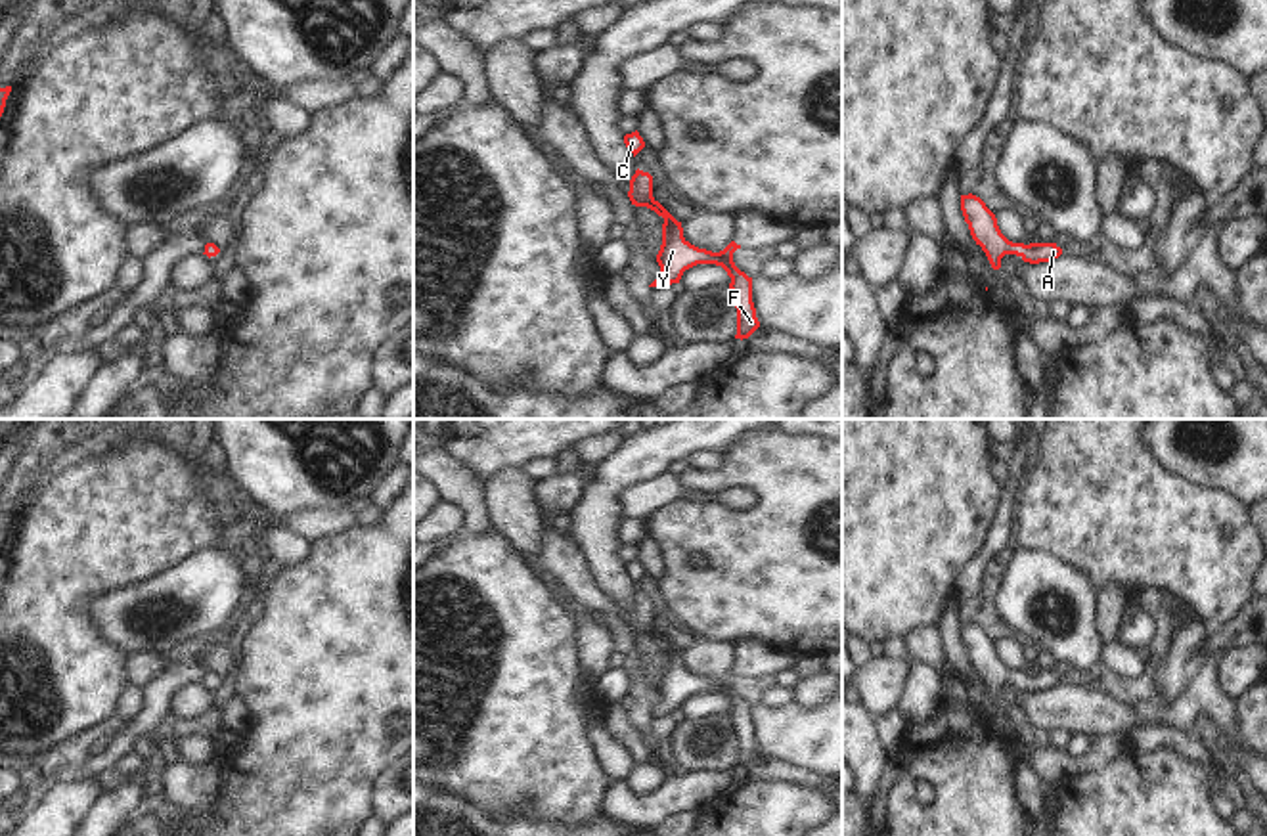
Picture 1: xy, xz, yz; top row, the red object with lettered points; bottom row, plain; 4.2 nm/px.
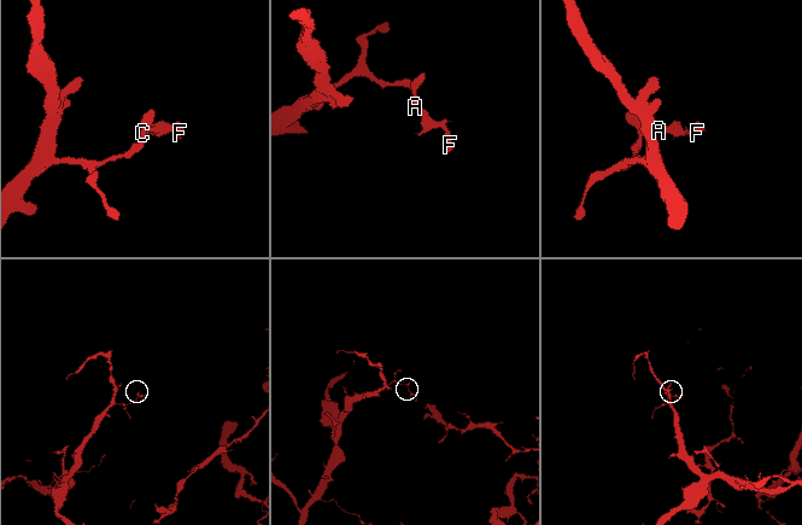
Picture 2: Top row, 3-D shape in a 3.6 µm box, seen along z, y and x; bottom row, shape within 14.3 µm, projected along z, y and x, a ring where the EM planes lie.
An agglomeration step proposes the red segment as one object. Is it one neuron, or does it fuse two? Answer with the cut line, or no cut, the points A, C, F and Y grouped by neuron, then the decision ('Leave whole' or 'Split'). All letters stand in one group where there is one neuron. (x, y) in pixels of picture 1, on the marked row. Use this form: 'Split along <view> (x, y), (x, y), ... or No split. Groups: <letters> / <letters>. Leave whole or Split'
No split. Groups: A C F Y. Leave whole.

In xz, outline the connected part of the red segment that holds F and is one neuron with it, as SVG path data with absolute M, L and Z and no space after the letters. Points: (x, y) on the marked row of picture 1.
M635 170L630 180L628 197L635 207L647 207L664 218L662 245L656 254L660 275L649 287L668 287L679 283L685 270L697 264L722 266L731 277L729 289L733 293L733 304L737 308L737 335L735 339L748 339L758 327L756 308L752 302L752 277L741 272L733 262L733 253L741 249L731 241L723 251L712 253L691 245L683 237L681 222L678 222L655 197L653 176L643 170Z

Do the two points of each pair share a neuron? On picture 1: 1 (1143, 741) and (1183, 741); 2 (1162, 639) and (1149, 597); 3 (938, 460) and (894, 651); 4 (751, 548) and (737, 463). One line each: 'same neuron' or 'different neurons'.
1: same neuron
2: same neuron
3: different neurons
4: same neuron

